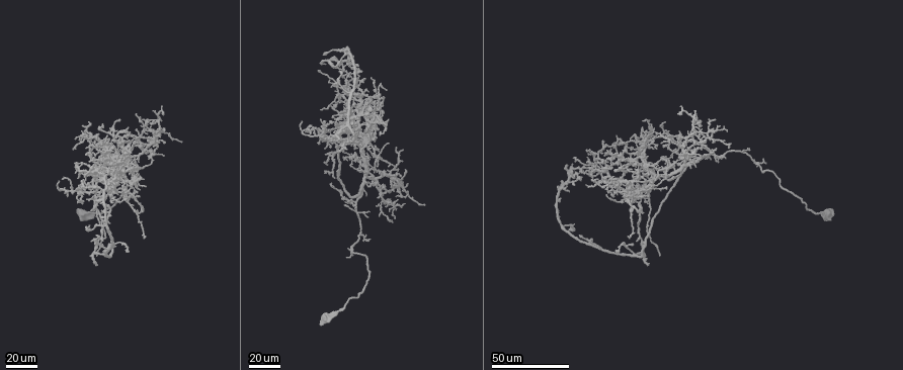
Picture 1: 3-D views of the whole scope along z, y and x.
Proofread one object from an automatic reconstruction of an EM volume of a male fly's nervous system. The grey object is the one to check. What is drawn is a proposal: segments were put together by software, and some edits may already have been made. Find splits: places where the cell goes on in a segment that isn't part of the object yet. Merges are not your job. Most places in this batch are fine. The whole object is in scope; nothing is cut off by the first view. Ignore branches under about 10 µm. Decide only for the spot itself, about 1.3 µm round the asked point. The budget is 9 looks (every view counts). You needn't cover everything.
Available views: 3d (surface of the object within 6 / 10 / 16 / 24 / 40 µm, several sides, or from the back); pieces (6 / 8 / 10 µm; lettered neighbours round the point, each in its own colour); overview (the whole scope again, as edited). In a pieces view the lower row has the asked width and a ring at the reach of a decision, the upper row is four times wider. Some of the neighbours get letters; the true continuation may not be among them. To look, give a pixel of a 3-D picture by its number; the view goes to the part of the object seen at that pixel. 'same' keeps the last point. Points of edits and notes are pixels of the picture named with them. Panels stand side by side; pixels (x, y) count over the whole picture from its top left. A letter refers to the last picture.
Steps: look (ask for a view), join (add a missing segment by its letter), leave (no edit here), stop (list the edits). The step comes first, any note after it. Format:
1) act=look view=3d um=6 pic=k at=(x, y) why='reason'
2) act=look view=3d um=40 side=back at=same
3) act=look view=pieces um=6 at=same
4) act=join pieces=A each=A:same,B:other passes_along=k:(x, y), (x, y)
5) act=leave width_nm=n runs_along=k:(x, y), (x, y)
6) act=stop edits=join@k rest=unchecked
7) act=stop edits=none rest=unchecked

act=look view=3d um=24 pic=1 at=(747, 147) why='thin end'

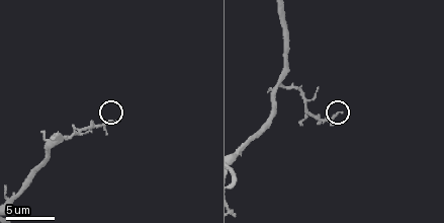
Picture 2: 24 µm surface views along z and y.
act=look view=pieces um=6 pic=2 at=(116, 122)

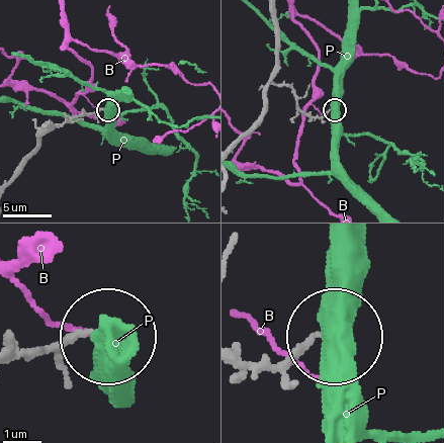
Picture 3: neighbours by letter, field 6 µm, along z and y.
act=leave each=B:other,P:other found='no lettered segment goes on from it'

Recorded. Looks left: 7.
act=look view=3d um=24 pic=1 at=(341, 200) why='free end'

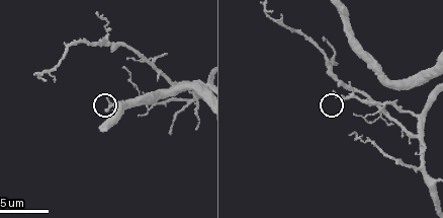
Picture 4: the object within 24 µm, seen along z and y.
act=look view=pieces um=10 pic=4 at=(105, 110)

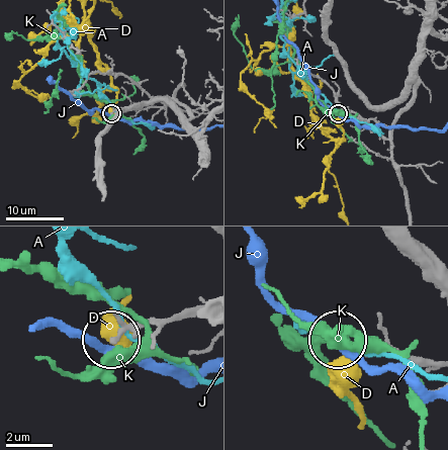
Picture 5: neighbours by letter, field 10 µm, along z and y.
act=leave width_nm=210 each=A:other,D:other,J:other,K:other found='none of them fits'

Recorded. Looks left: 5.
act=look view=3d um=40 pic=1 at=(72, 148) why='end of a long branch'

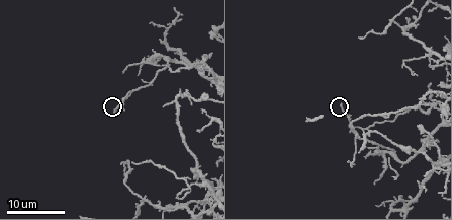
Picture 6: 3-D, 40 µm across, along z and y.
act=look view=3d um=6 pic=6 at=(114, 109) why='closer look'

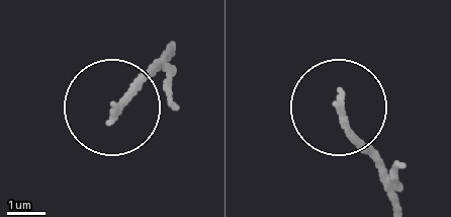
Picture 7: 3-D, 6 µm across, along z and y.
act=look view=pieces um=6 pic=7 at=(339, 98)

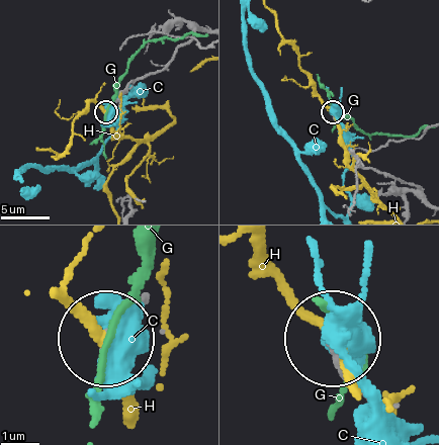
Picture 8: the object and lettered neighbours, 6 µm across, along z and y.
act=leave width_nm=160 each=C:other,G:other,H:other found='no lettered segment goes on from it'

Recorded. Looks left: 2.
act=look view=3d um=24 pic=1 at=(85, 177) why='an open end'

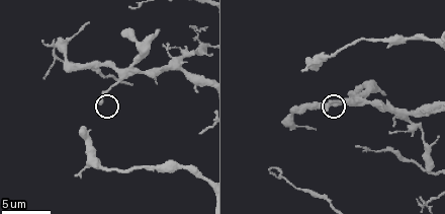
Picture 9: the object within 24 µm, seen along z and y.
act=look view=pieces um=10 pic=9 at=(326, 107) why='see the neighbours'

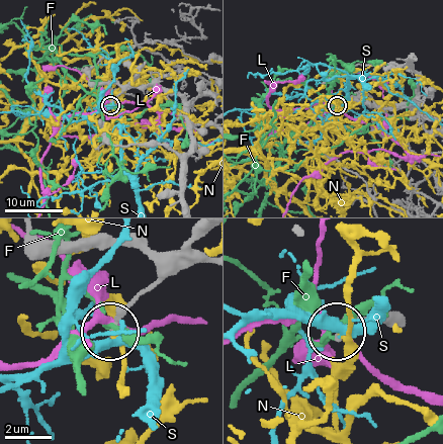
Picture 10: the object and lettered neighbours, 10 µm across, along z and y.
act=leave each=F:other,L:other,N:other,S:other found='none of them fits'

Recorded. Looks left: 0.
act=stop edits=none rest=unchecked

